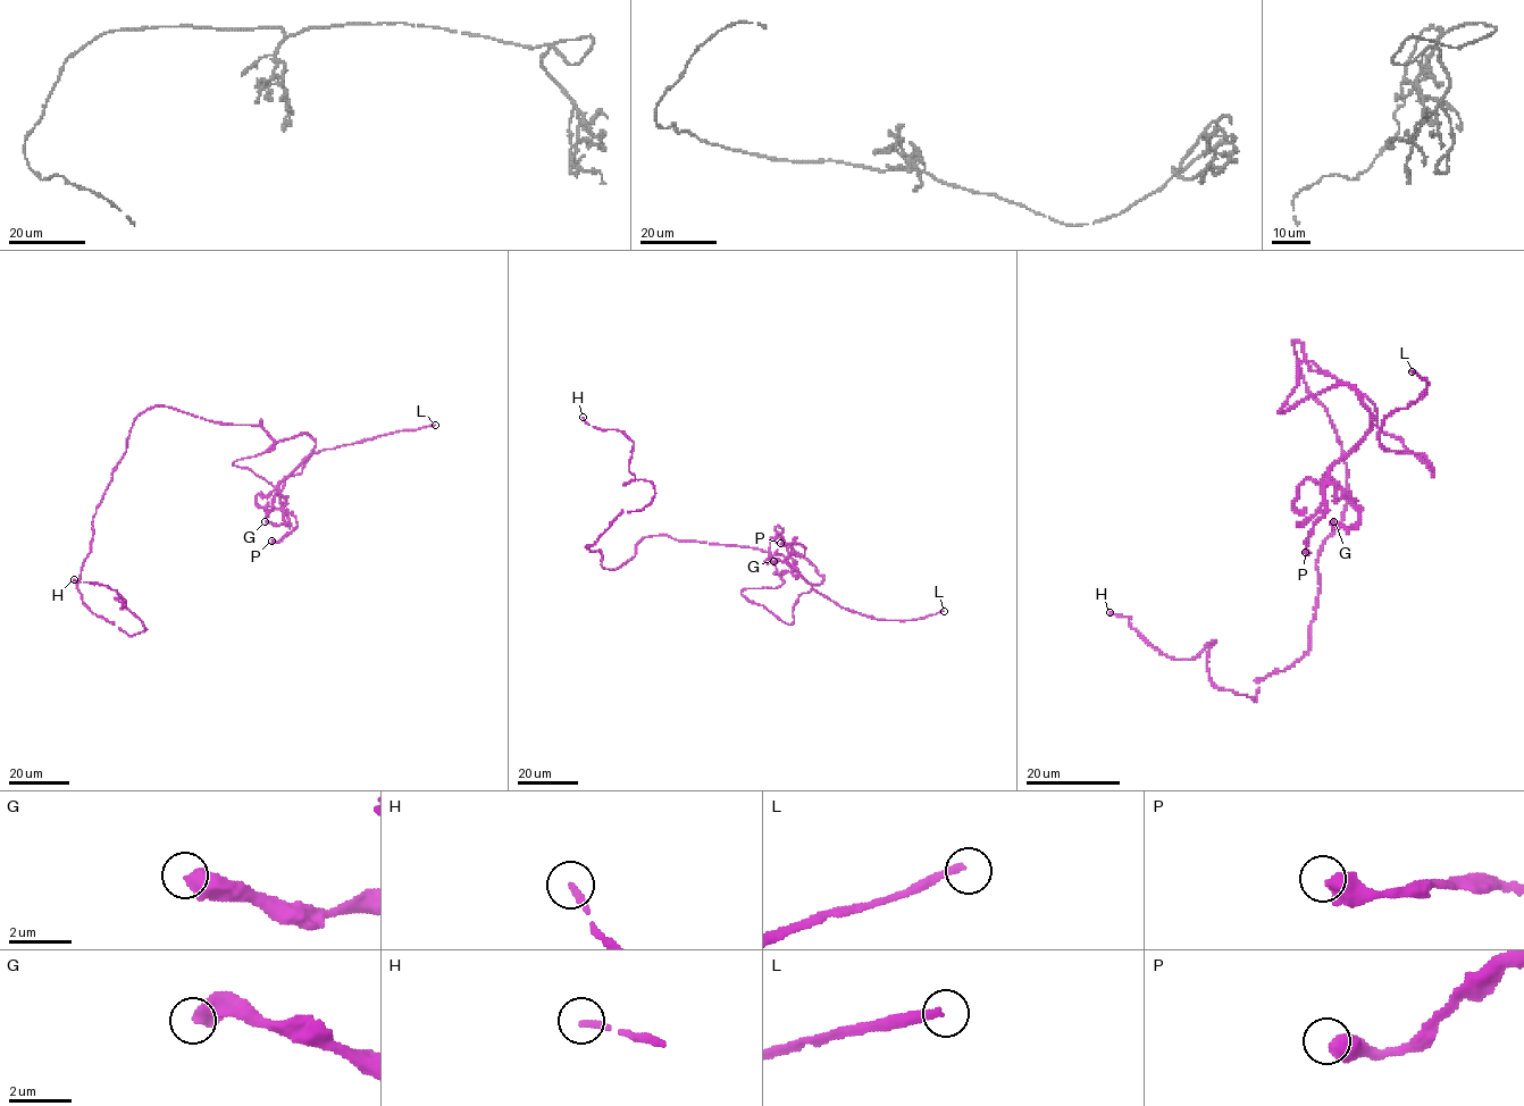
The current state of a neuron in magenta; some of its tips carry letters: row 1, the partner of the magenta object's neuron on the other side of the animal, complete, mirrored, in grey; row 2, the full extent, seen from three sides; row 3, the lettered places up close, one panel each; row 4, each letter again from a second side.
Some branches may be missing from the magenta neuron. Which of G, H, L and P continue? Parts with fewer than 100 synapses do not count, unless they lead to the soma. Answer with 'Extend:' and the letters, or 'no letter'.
Extend: L

